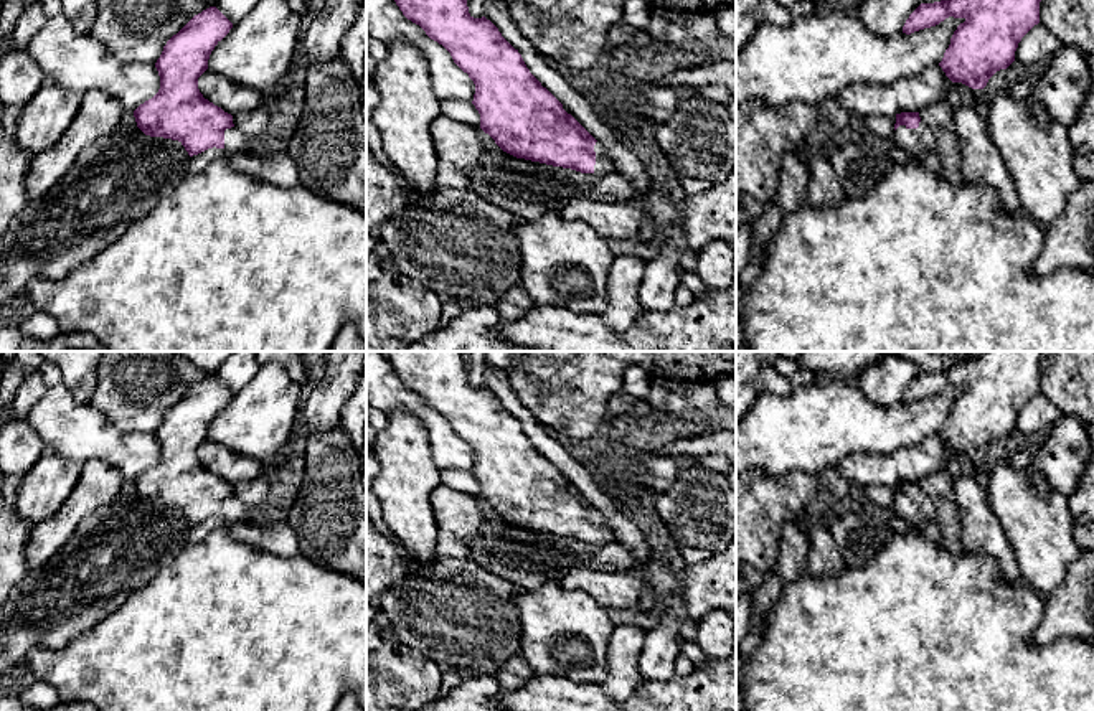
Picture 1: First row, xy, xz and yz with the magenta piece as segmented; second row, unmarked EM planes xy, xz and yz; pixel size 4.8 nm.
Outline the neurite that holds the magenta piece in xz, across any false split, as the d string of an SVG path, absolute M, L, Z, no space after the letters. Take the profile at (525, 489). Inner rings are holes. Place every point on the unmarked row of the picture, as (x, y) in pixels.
M383 351L403 384L442 414L454 432L475 454L472 473L480 483L480 498L507 523L581 543L606 543L612 531L599 513L563 473L530 442L521 424L487 389L469 383L460 351Z

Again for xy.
M210 376L167 411L155 432L160 459L134 480L145 505L178 510L190 526L213 516L224 523L249 521L248 506L234 497L233 485L198 459L211 421L231 398L233 393Z

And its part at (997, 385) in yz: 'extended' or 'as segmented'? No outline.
as segmented

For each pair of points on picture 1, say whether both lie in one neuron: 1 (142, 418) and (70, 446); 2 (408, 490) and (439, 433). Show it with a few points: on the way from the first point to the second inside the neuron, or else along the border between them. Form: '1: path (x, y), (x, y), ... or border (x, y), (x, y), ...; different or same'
1: border (89, 401), (119, 429), (154, 434); different
2: border (414, 414), (424, 426), (429, 456), (439, 470); different

